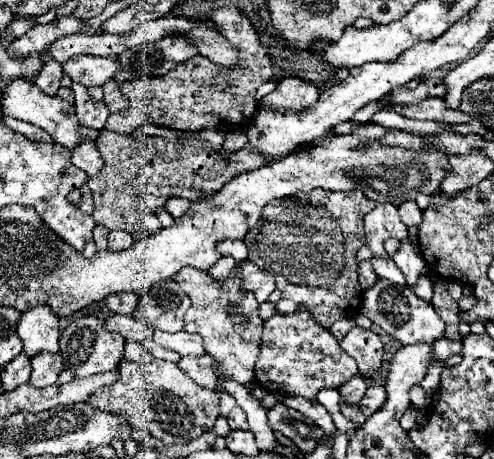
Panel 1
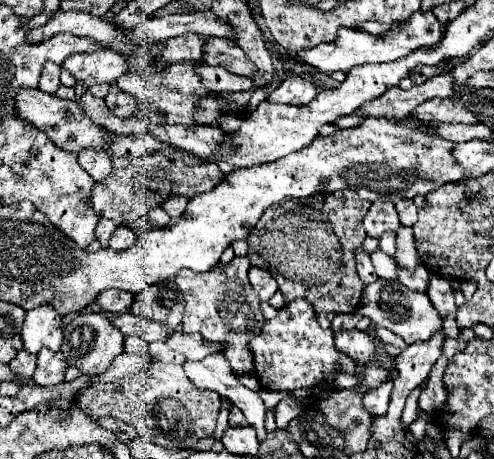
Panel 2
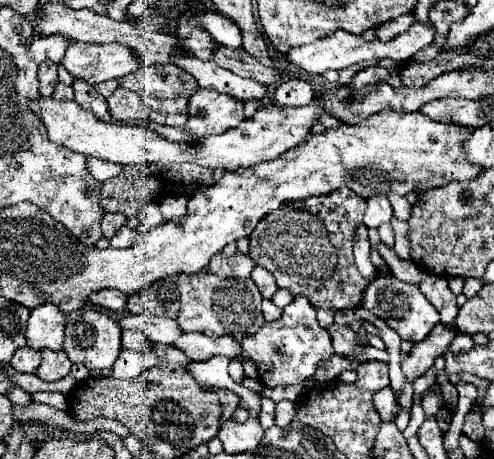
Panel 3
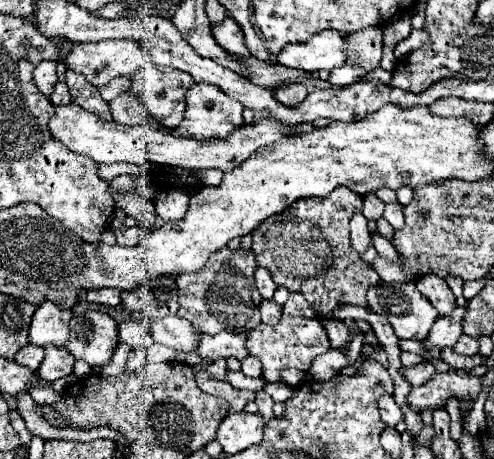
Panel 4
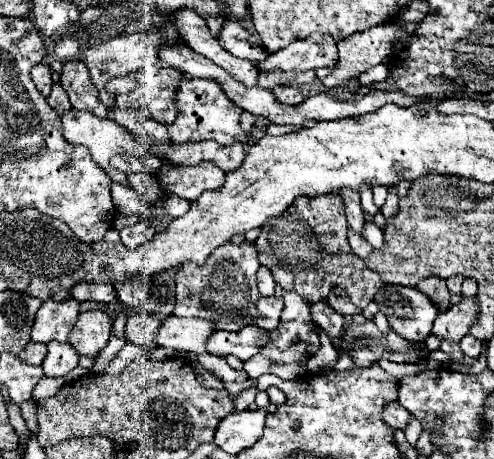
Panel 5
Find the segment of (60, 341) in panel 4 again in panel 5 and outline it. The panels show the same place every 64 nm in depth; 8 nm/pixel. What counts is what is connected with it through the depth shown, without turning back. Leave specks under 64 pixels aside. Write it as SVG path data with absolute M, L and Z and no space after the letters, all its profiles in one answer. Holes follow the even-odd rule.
M74 298L60 304L46 300L36 312L30 336L34 342L44 342L44 344L52 340L66 342L76 318L78 318L78 302Z

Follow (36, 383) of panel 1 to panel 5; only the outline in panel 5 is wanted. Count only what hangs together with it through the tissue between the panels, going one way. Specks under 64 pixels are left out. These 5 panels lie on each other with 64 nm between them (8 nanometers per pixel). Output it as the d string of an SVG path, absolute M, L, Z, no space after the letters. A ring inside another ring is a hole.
M50 342L48 344L48 354L42 362L44 374L50 378L60 378L72 372L78 366L78 358L74 348L70 344L60 344L60 342Z

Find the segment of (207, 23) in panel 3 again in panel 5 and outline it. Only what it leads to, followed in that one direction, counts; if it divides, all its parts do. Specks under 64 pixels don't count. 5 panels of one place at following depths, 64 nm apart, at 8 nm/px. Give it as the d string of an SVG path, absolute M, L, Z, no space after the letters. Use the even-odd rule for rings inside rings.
M234 18L226 20L222 32L218 34L218 42L232 56L246 58L246 60L252 60L252 62L260 62L268 56L266 50L262 50L258 38L254 38L254 34L244 30L242 24L236 22Z

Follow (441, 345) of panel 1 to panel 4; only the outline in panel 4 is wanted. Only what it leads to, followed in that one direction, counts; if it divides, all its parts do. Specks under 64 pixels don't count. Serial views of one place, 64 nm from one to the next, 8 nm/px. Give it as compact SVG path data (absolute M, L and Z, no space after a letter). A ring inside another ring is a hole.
M460 336L460 340L456 342L456 346L454 346L454 352L458 352L458 354L468 354L468 356L472 356L472 354L476 354L478 352L478 340L476 338L472 338L472 336Z

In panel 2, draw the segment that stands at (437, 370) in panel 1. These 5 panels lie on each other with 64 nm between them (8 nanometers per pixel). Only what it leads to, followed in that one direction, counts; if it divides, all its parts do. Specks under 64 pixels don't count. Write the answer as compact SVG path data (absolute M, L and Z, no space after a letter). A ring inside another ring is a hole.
M426 379L419 387L414 389L406 400L406 404L401 416L401 426L403 429L408 428L410 424L417 418L418 414L418 398L420 391L423 390L428 384Z

